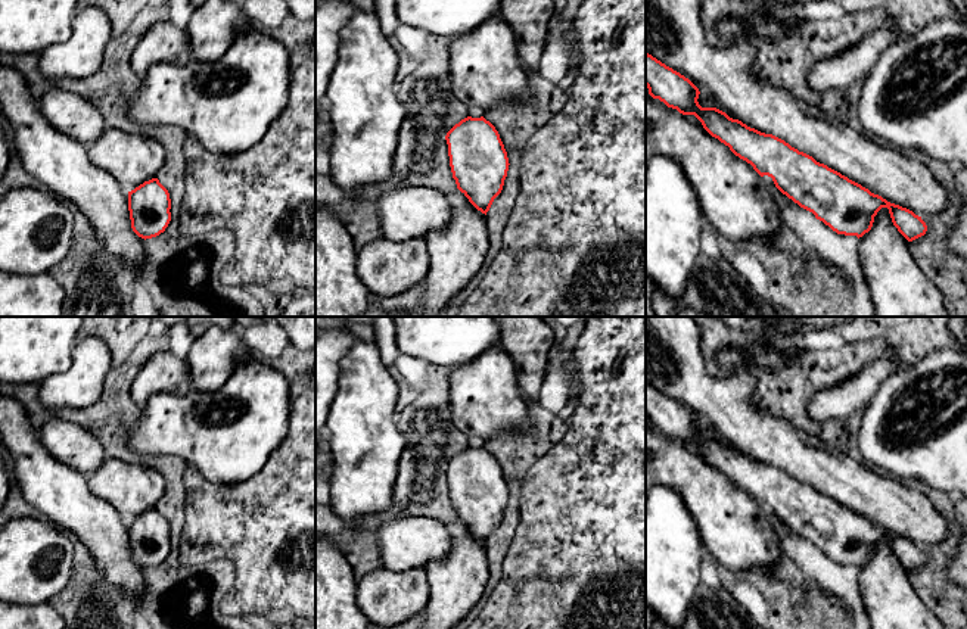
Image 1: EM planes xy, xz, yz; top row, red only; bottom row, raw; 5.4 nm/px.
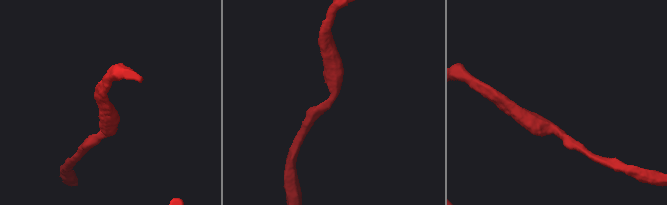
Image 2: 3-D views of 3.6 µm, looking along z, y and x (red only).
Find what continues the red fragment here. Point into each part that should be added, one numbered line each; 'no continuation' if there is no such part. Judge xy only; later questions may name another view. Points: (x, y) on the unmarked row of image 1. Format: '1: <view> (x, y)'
1: xy (131, 489)

